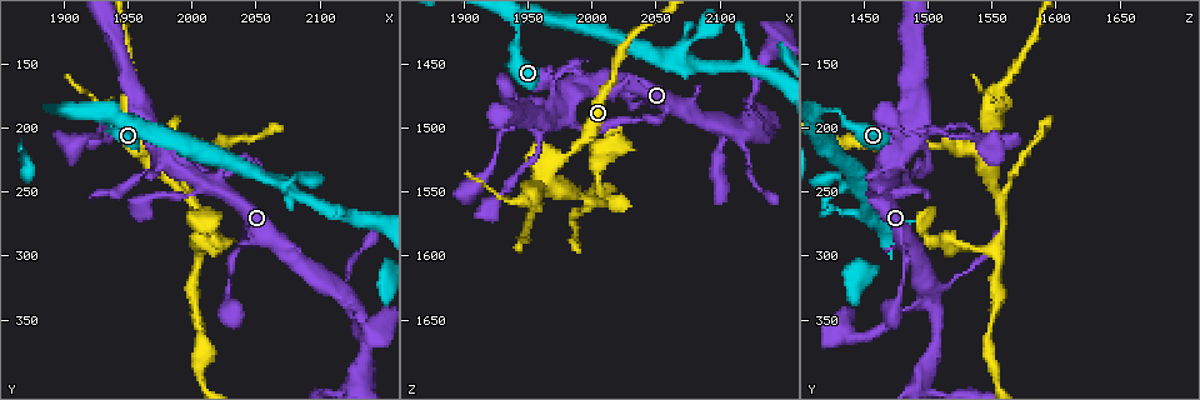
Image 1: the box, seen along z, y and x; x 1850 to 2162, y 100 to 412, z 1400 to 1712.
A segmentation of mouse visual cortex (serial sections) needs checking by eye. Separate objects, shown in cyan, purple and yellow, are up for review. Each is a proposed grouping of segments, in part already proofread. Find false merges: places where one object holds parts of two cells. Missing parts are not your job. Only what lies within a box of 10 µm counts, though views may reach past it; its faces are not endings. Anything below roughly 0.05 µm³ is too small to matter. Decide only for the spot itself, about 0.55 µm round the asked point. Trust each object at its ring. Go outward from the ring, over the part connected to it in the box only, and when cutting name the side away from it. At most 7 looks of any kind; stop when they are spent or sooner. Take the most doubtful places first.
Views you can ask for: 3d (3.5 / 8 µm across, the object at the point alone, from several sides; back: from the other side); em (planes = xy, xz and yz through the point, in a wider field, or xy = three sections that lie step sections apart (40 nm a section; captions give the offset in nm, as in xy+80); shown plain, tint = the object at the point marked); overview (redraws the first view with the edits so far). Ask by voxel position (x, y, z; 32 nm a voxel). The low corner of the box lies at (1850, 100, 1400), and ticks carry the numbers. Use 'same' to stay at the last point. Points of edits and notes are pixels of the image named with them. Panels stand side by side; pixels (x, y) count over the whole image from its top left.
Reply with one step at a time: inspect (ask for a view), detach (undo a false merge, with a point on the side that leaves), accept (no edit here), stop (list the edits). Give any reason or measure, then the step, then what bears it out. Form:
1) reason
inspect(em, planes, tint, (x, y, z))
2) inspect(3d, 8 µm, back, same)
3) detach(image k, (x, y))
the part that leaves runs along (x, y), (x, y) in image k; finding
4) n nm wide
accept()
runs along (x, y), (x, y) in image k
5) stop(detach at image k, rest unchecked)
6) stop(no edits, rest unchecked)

two arms in line, one across
inspect(3d, 3.5 µm, (1996, 250, 1556))

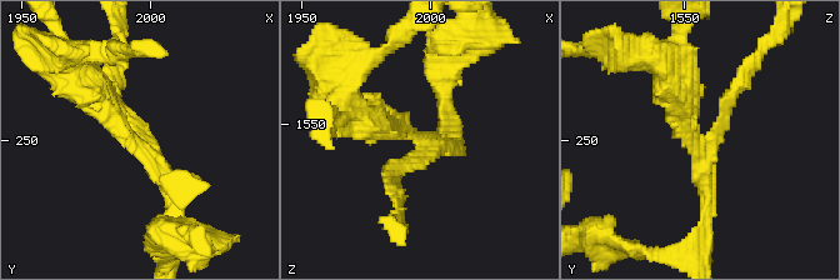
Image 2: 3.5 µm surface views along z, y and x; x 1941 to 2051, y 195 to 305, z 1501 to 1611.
3 arms; arms of 150, 200, 400 nm
inspect(em, xy, step 2, plain, (1995, 250, 1555))

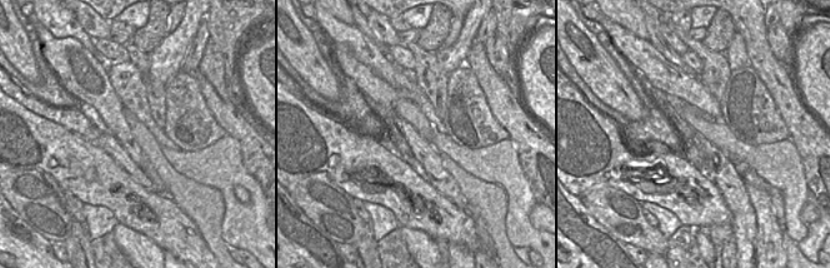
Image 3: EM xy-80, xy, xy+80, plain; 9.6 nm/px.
inspect(em, xy, step 2, tint, same)

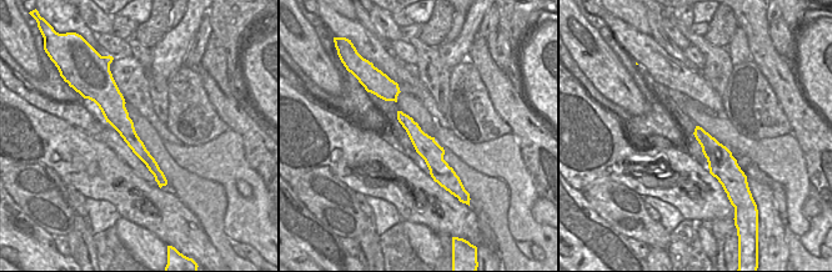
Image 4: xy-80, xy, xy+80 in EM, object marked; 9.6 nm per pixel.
accept()
runs along (79, 80), (151, 156), (175, 214) in image 2; continuous, no second cell

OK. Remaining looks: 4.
inspect(3d, 3.5 µm, (2018, 282, 1498))

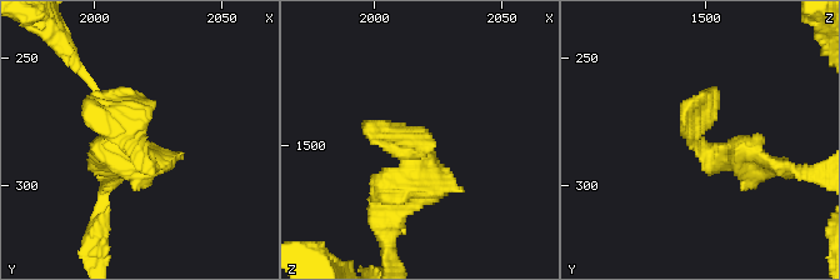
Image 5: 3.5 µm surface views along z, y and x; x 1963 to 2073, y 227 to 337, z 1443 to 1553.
need the tissue
inspect(em, xy, step 3, plain, (2018, 283, 1498))

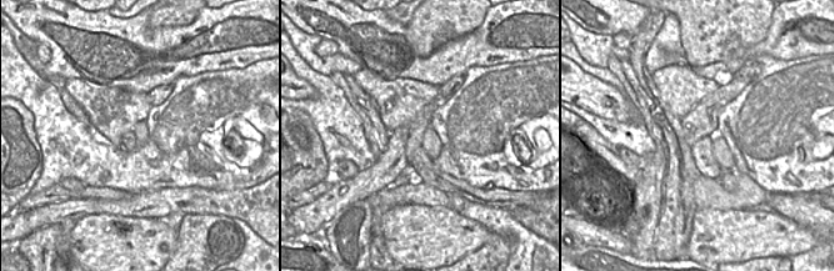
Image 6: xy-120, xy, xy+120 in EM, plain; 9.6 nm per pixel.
with the object marked
inspect(em, xy, step 3, tint, same)

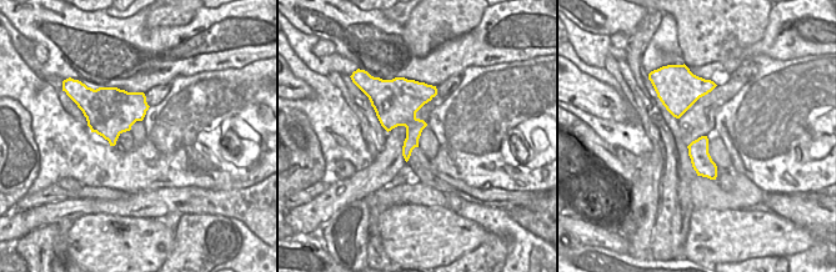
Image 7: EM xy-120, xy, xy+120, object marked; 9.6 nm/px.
accept()
all the same cell

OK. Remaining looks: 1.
looks like a crossing
inspect(3d, 3.5 µm, (2122, 328, 1504))

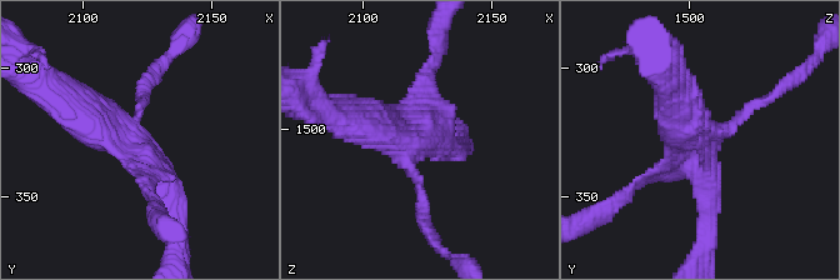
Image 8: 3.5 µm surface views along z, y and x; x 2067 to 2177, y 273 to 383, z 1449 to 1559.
4 arms; arms of 150, 150, 350, 500 nm
accept()
runs along (71, 103), (155, 160), (175, 210) in image 8; one cell here

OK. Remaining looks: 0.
stop(no edits, rest unchecked)

